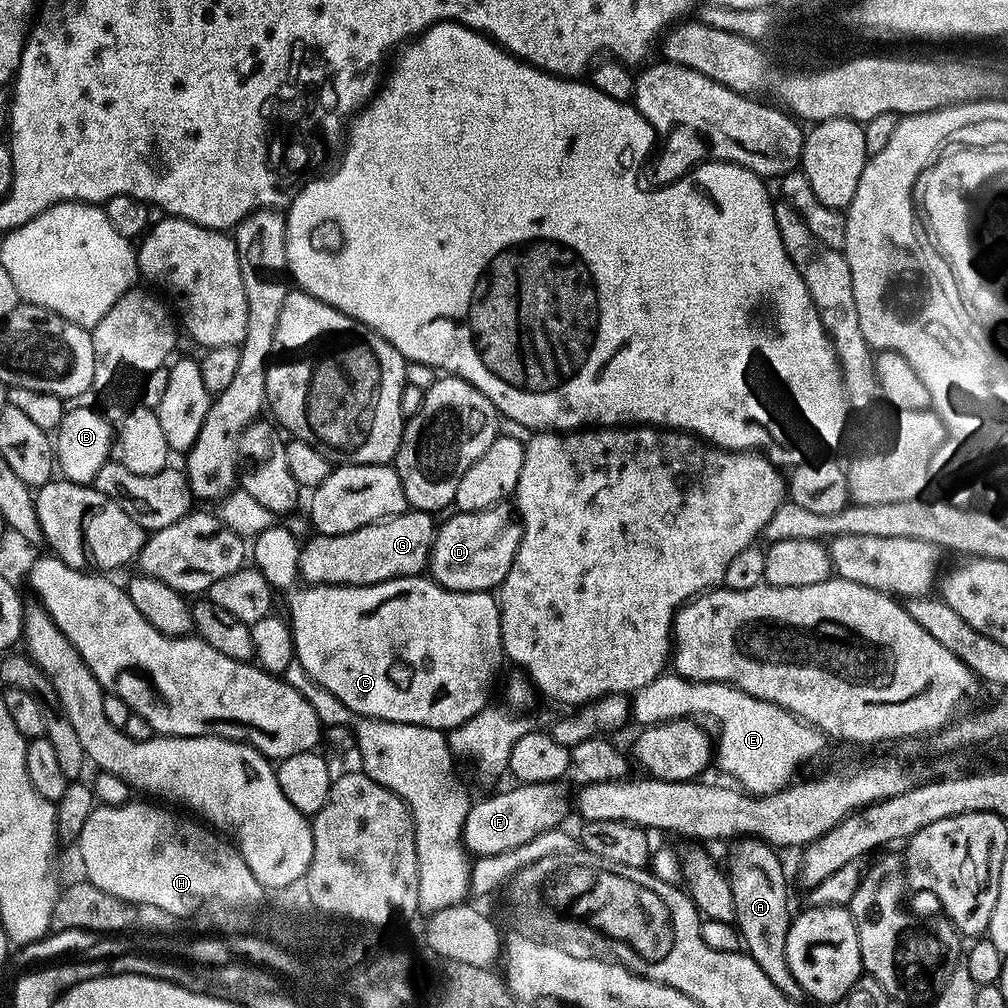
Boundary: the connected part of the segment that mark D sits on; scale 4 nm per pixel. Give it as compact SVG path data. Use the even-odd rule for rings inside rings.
M503 502L490 505L477 512L453 511L453 516L445 524L441 523L432 540L432 549L428 555L427 571L431 579L449 588L452 592L492 592L499 589L514 562L514 554L520 545L520 518L511 503Z

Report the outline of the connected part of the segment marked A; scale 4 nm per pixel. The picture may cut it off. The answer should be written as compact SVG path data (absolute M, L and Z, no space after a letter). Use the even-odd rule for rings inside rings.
M755 838L737 839L732 846L726 875L734 894L735 926L740 933L743 951L758 962L762 974L766 974L786 998L803 1001L802 986L798 986L798 978L790 974L790 962L786 962L786 934L792 925L793 913L788 912L788 876L780 861L781 853L771 844Z

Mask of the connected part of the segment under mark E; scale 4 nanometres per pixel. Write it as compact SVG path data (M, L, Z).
M661 674L645 688L638 689L630 705L631 715L640 726L677 718L704 718L700 716L716 720L720 737L717 735L714 740L715 763L720 763L721 770L733 776L728 778L753 796L766 796L779 788L787 788L795 777L792 775L807 760L814 759L826 743L822 729L806 723L785 708L754 698L741 688L723 684L720 680L691 681L685 676Z

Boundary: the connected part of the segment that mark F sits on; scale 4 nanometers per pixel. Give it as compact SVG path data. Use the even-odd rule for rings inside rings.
M563 783L522 784L496 792L485 800L478 799L471 805L463 828L463 845L473 857L502 854L502 850L514 850L538 834L560 828L570 812L570 796L564 793Z

